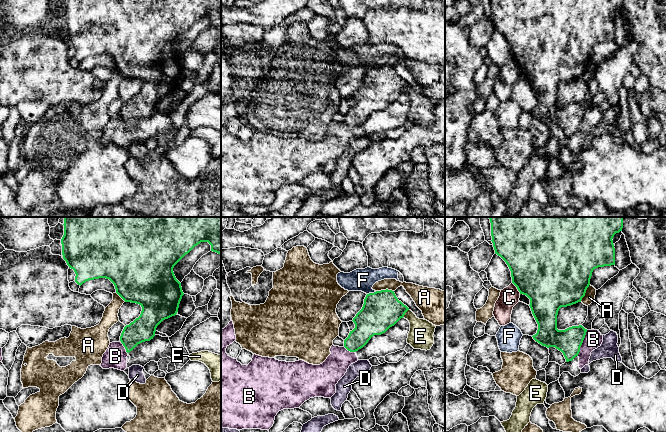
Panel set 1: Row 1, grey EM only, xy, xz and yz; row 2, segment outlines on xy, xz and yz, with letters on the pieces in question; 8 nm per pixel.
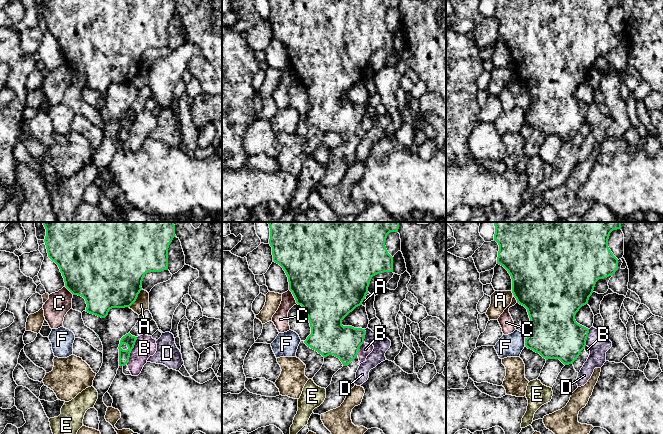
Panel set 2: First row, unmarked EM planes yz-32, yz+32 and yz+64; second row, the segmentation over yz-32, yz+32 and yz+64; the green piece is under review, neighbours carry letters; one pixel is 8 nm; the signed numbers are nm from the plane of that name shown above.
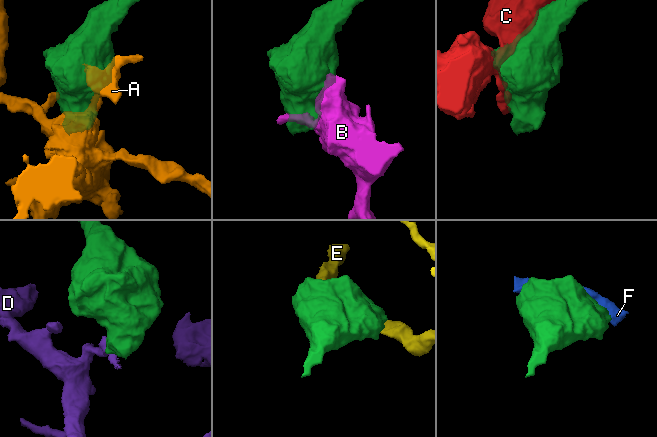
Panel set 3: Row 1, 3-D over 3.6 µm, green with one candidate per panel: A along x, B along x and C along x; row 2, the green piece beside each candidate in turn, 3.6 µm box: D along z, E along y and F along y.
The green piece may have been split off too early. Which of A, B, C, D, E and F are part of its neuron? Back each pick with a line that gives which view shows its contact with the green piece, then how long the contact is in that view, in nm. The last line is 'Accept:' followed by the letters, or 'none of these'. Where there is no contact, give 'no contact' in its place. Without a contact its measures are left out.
Accept: none of these

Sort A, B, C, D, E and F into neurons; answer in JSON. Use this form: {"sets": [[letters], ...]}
{"sets": [["A"], ["B"], ["C"], ["D"], ["E"], ["F"]]}

